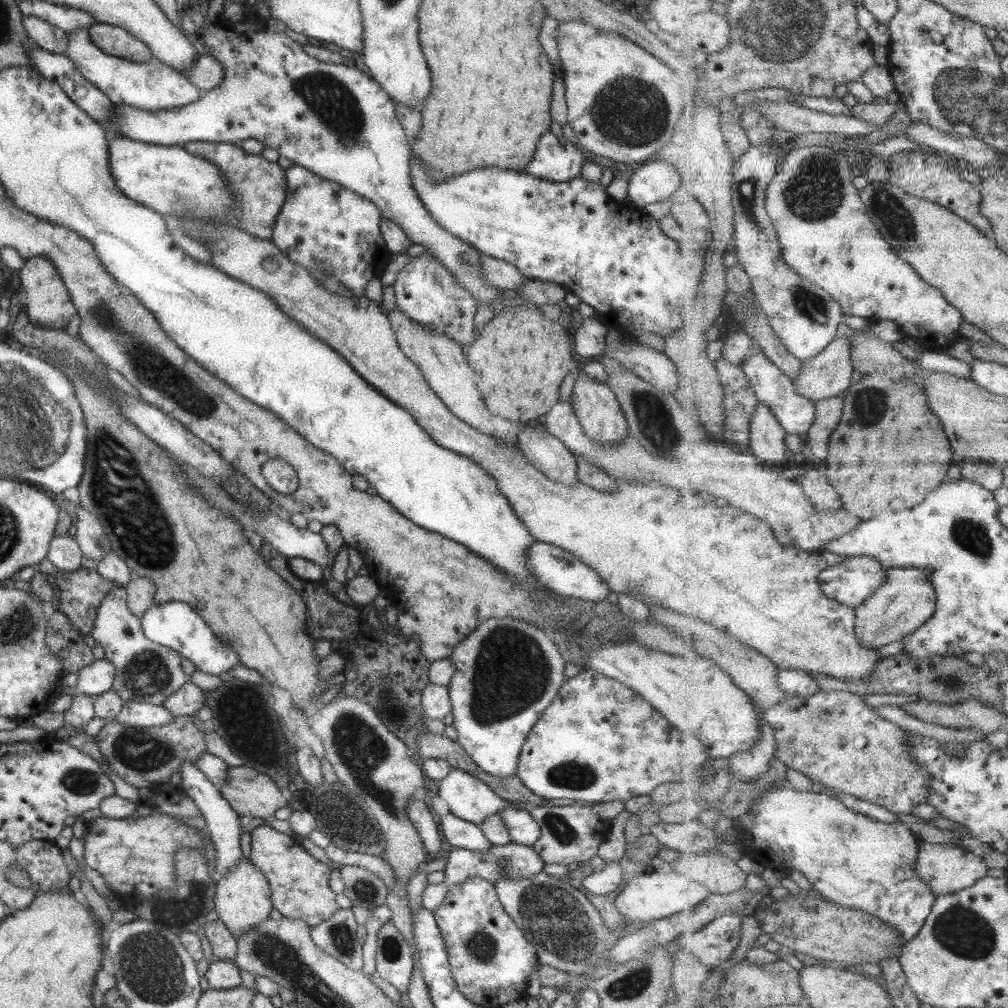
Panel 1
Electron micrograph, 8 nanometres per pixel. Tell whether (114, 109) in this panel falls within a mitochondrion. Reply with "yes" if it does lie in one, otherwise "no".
no

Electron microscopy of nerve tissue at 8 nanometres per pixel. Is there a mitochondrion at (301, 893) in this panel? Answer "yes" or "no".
no

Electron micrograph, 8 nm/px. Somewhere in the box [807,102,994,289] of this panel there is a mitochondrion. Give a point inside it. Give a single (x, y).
(897, 221)

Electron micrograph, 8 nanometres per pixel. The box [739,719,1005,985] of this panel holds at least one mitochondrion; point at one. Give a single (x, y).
(958, 929)

